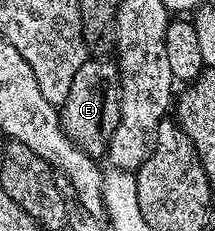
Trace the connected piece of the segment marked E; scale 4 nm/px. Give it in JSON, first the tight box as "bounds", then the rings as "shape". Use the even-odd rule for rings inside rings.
{"bounds":[59,57,120,157],"shape":[[[89,57],[74,73],[70,93],[59,107],[60,124],[70,141],[93,157],[107,156],[114,129],[120,124],[120,68],[112,57]]]}

